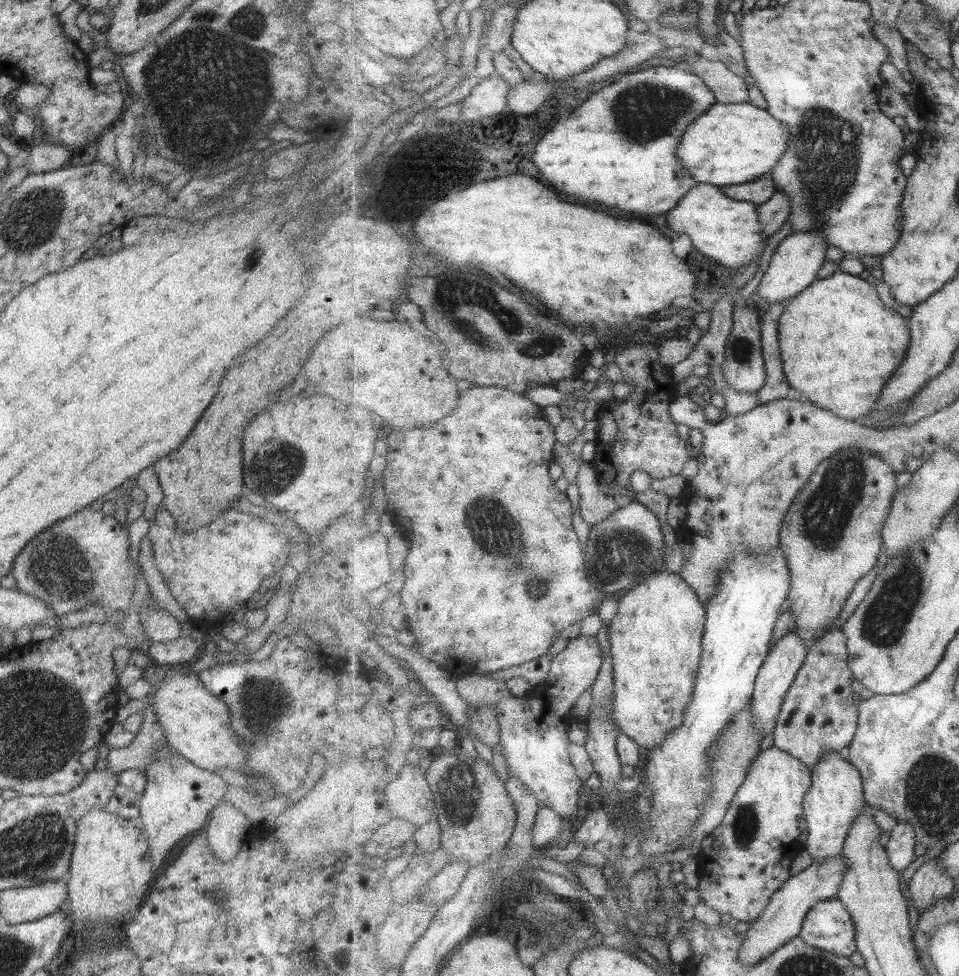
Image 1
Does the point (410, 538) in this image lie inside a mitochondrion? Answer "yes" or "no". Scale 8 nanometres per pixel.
no

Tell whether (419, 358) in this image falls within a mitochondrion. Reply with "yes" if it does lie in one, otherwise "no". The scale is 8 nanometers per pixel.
no

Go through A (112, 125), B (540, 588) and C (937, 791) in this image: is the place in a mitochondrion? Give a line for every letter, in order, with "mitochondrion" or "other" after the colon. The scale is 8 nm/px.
A: other
B: mitochondrion
C: mitochondrion

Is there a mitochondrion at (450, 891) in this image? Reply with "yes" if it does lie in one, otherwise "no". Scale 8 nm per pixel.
no

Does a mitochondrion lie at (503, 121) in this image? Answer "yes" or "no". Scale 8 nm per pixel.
no

